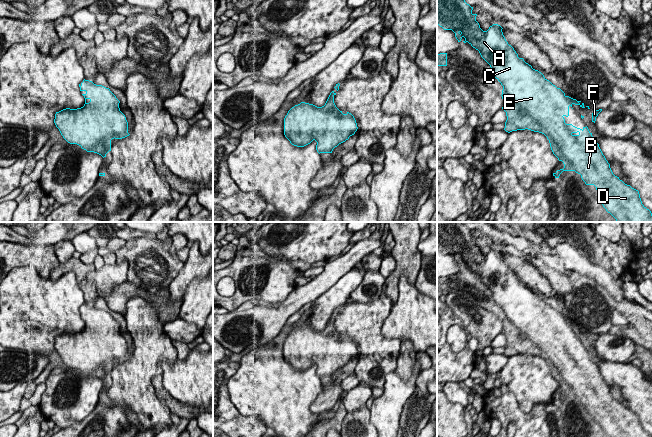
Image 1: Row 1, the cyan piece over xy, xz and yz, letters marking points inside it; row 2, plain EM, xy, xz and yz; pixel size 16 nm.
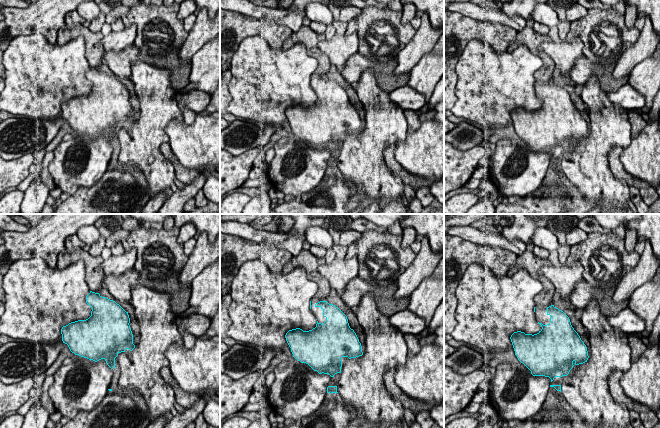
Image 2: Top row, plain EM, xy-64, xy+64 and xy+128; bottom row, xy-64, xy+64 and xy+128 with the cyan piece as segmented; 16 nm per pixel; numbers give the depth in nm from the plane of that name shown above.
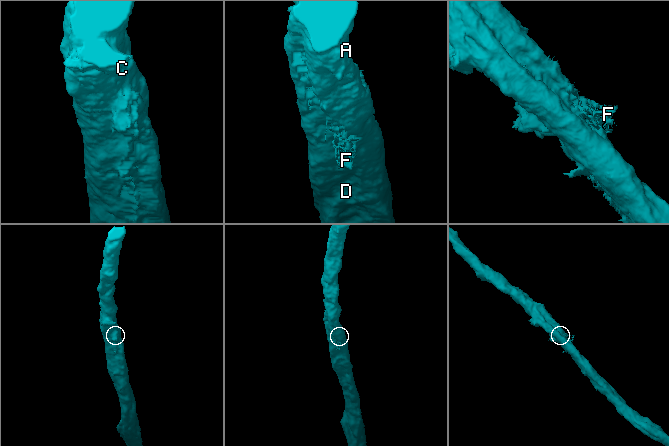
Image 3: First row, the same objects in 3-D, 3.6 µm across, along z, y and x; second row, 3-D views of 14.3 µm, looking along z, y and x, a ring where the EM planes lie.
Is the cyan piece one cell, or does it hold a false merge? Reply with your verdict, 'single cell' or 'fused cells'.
single cell

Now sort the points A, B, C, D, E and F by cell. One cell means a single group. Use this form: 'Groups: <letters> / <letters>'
Groups: A B C D E F

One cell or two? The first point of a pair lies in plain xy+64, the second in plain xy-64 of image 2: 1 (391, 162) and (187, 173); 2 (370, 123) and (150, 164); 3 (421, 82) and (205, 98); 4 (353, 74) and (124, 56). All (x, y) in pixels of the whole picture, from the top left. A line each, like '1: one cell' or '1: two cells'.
1: one cell
2: one cell
3: two cells
4: one cell

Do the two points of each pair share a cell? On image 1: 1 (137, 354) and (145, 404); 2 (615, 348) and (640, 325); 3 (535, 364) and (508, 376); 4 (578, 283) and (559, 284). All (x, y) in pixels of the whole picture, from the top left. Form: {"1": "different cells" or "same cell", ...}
{"1": "same cell", "2": "different cells", "3": "same cell", "4": "different cells"}

